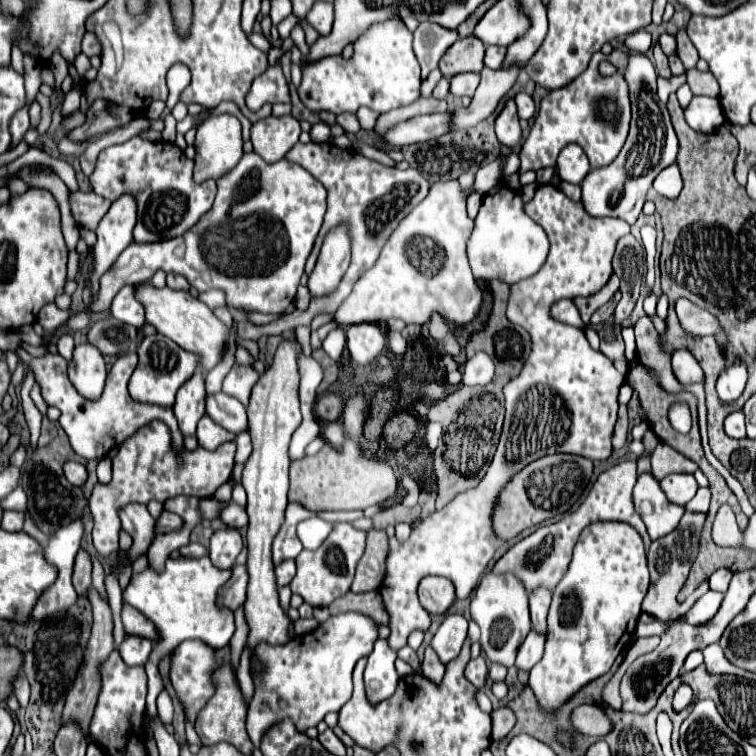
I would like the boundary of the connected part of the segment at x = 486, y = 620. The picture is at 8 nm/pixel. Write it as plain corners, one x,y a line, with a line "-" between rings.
512,573
484,575
480,585
476,587
476,595
472,597
470,615
482,629
480,643
482,643
482,649
484,649
488,661
500,663
510,669
516,661
518,647
522,645
524,637
532,629
530,627
530,613
528,613
528,593
526,593
524,585

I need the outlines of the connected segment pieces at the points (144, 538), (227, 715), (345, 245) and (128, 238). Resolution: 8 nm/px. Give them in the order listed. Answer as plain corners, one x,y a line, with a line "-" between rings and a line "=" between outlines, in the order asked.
150,501
148,507
142,503
128,504
120,513
122,529
133,536
133,544
122,557
116,557
116,561
112,565
112,575
116,579
120,577
120,573
126,565
134,563
140,555
144,555
148,551
150,543
156,537
156,519
160,517
162,509
164,509
162,503
=
224,663
216,673
214,673
214,681
216,681
216,693
214,697
206,703
206,707
200,711
198,719
196,719
196,733
202,739
202,745
216,745
216,743
230,743
234,745
240,753
244,755
252,755
252,741
246,733
246,715
248,715
248,703
244,699
244,693
240,689
236,671
232,667
232,663
=
344,225
332,229
322,245
320,257
316,261
314,271
308,275
308,289
312,297
324,297
330,295
344,271
350,263
350,241
348,241
348,227
=
124,195
112,203
110,211
100,221
96,235
98,241
92,251
94,273
90,285
96,287
100,275
116,263
116,257
132,243
132,229
136,225
136,203
132,197

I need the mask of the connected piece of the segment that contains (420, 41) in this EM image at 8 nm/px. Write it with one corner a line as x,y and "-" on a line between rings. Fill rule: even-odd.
420,23
414,31
414,53
422,67
422,79
428,77
430,71
438,67
442,55
452,47
458,33
448,31
436,23

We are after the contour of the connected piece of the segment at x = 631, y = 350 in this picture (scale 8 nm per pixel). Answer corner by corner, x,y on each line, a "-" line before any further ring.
624,327
623,330
623,339
625,343
625,357
628,359
628,363
632,363
635,360
636,355
636,342
634,331
632,327

